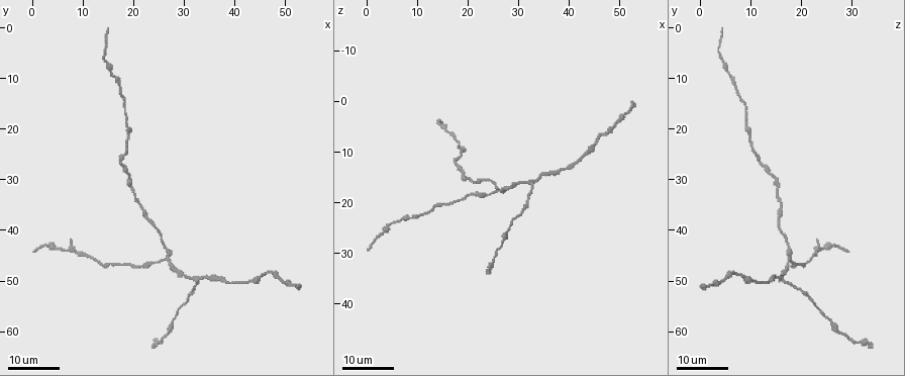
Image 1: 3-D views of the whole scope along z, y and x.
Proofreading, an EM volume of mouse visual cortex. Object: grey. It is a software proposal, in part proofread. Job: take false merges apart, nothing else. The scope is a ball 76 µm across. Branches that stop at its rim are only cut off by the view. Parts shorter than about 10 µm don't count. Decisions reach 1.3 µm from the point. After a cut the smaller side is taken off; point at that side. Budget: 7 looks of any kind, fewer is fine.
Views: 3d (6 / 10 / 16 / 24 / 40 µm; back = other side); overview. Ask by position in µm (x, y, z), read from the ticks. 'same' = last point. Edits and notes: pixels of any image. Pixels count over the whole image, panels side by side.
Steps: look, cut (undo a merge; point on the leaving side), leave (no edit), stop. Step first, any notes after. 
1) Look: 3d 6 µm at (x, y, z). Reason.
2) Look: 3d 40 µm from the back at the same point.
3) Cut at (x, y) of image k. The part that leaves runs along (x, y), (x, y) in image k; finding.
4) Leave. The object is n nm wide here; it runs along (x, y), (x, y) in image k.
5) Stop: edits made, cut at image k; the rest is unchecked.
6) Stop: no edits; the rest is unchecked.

Look: 3d 16 µm at (23.0, 38.0, 15.5).

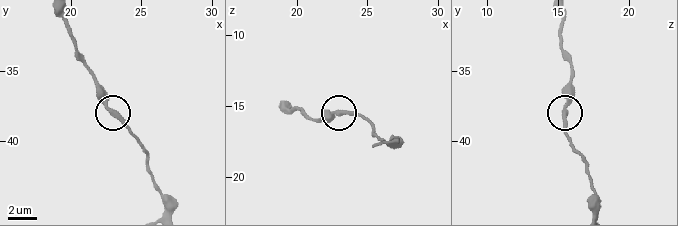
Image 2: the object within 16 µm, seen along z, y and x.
Look: 3d 6 µm at (22.8, 37.8, 15.4).

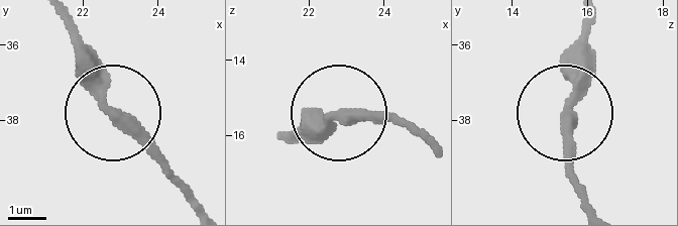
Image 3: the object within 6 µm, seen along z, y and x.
Leave. The object is 300 nm wide here; it runs along (569, 109), (582, 19) in image 3; continuous, no second cell.

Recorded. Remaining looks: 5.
Look: 3d 16 µm at (33.0, 50.0, 16.5). Branch point.

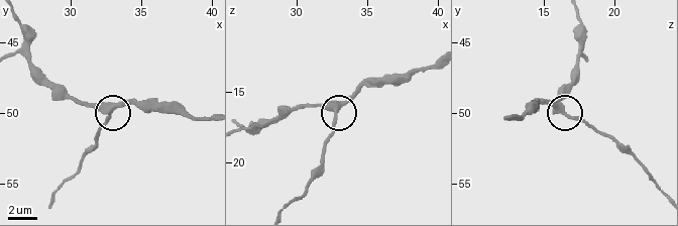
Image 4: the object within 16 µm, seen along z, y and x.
Look: 3d 6 µm at (32.8, 49.8, 16.2). Closer look.

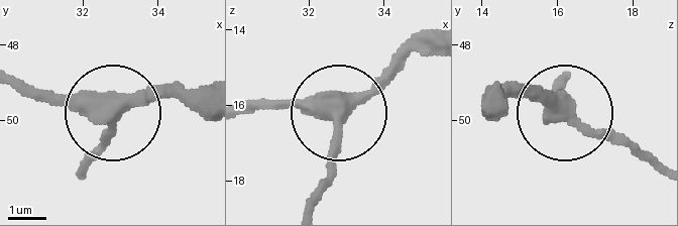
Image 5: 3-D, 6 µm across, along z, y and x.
Leave. It runs along (19, 82), (97, 101), (116, 117), (87, 172) in image 5; continuous, no second cell.

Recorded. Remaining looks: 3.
Look: 3d 16 µm at (27.0, 45.5, 17.5).

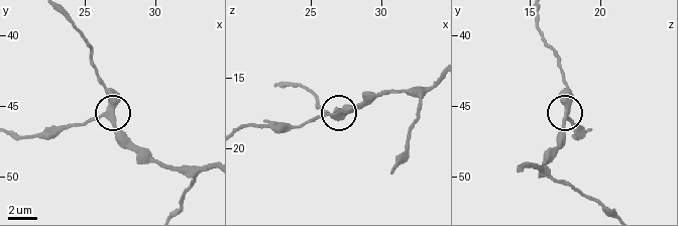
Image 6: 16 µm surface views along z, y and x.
Look: 3d 10 µm at (26.4, 45.6, 17.8).

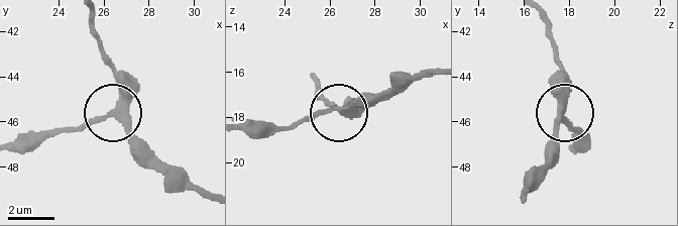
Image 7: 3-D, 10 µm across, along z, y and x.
Leave. It runs along (92, 19), (118, 106), (69, 129), (47, 129) in image 7; continuous, no second cell.

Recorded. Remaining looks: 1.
Stop: no edits; the rest is unchecked.

